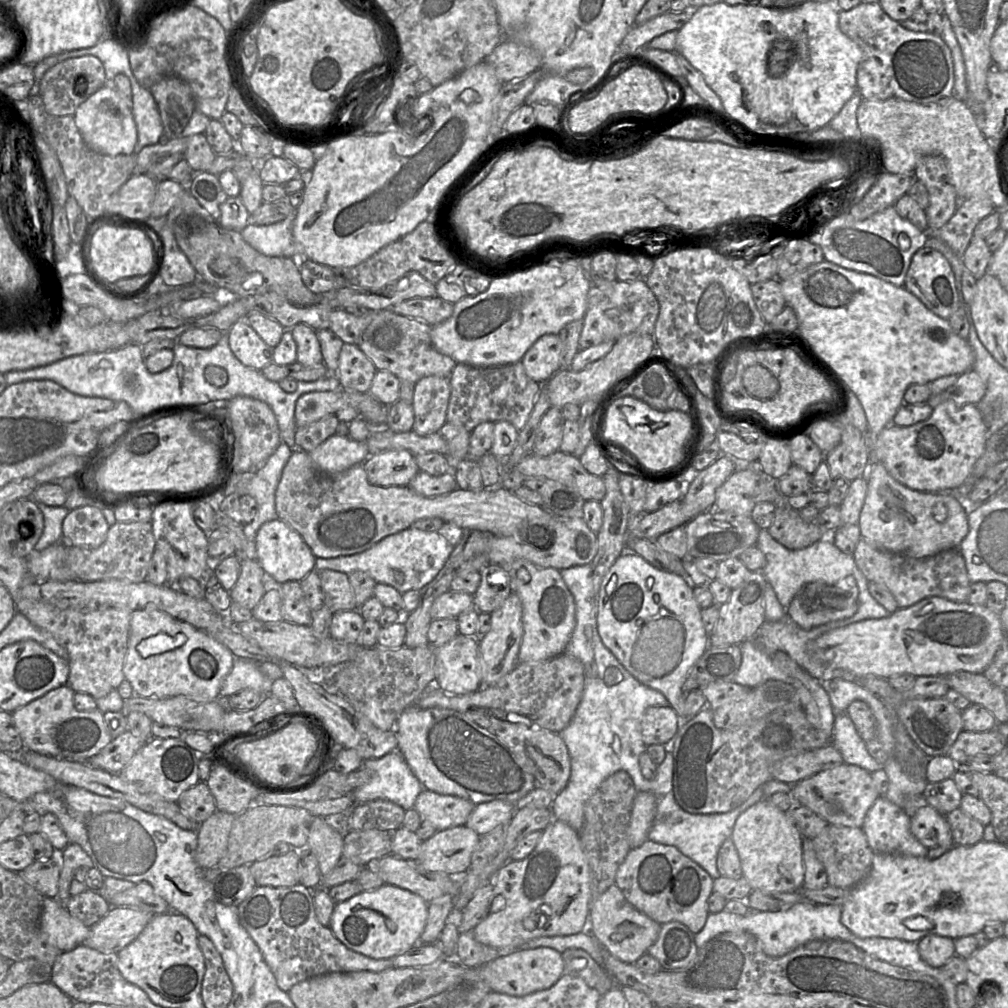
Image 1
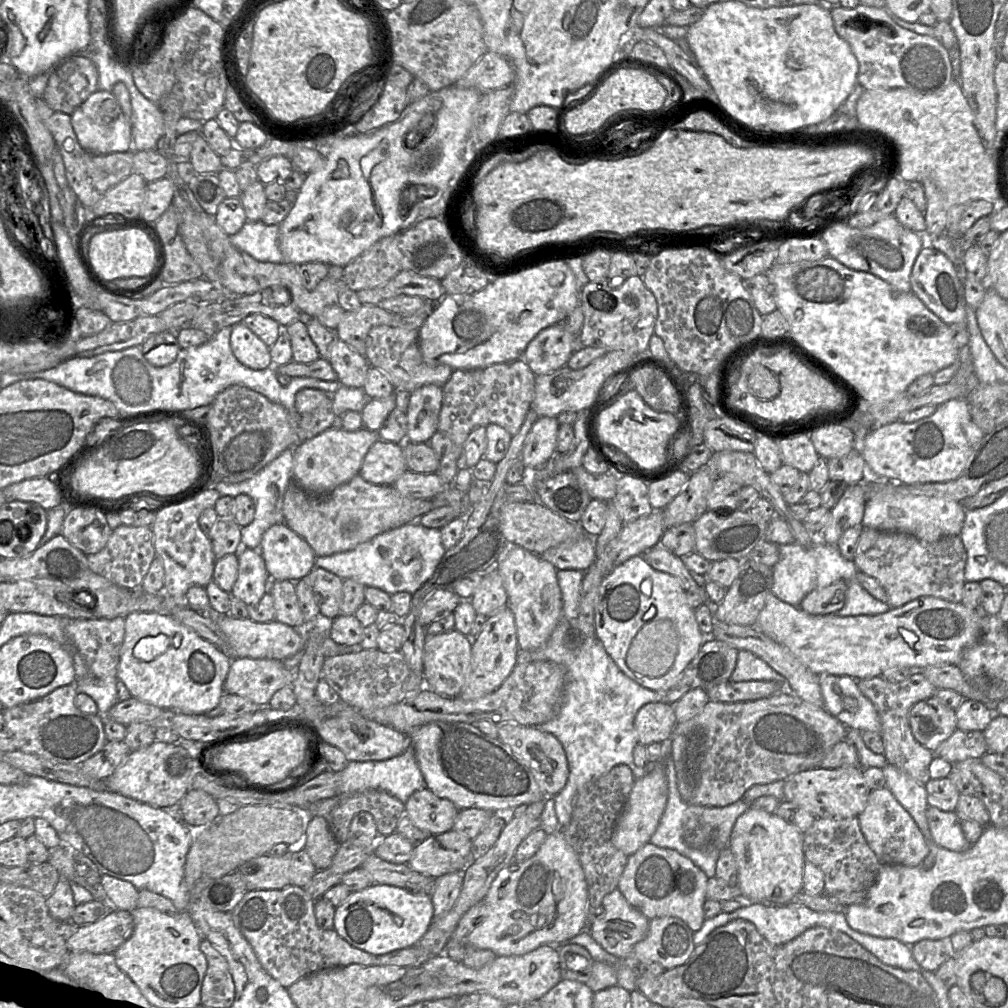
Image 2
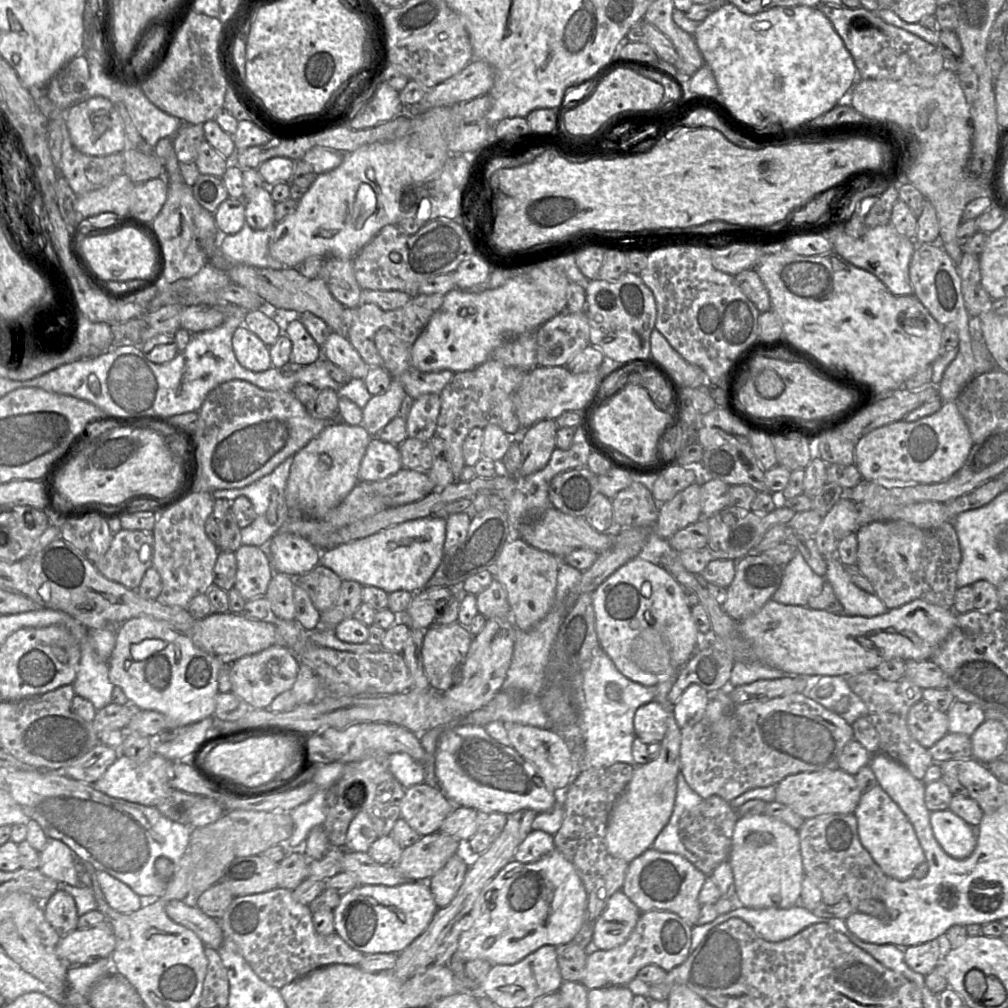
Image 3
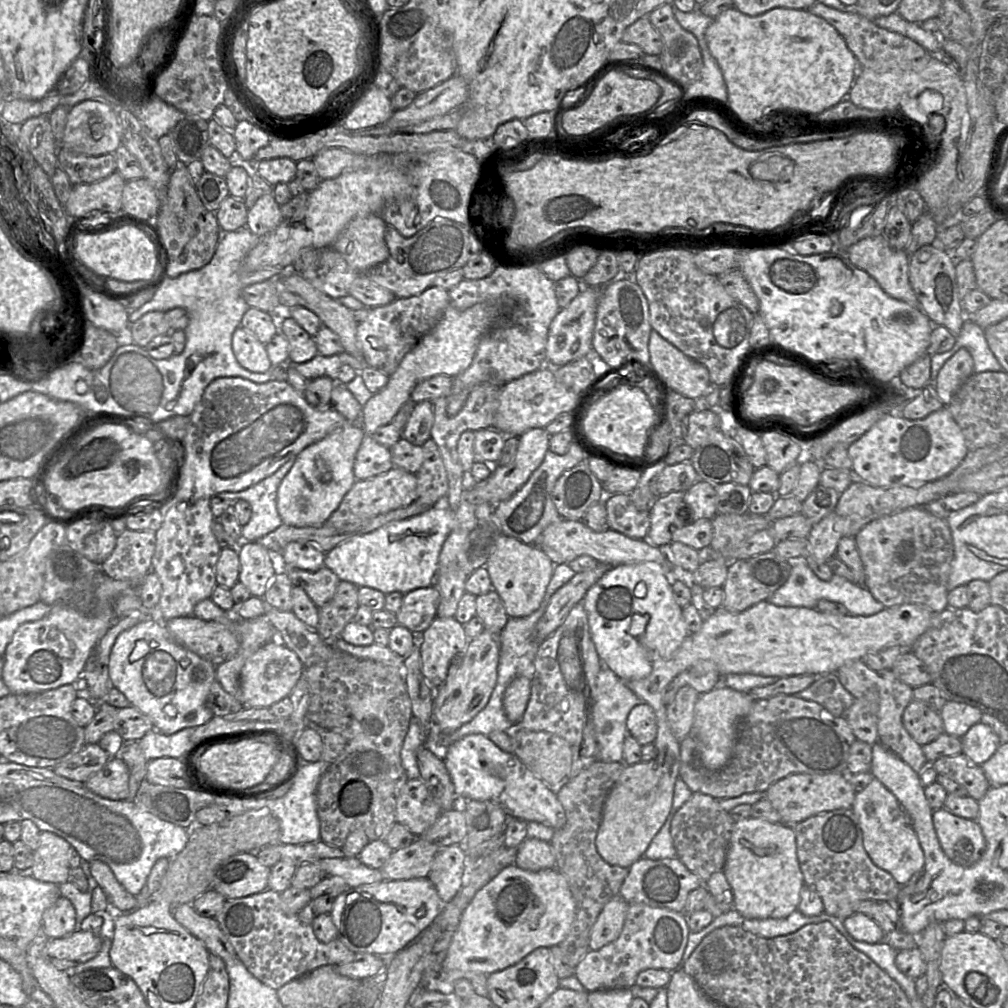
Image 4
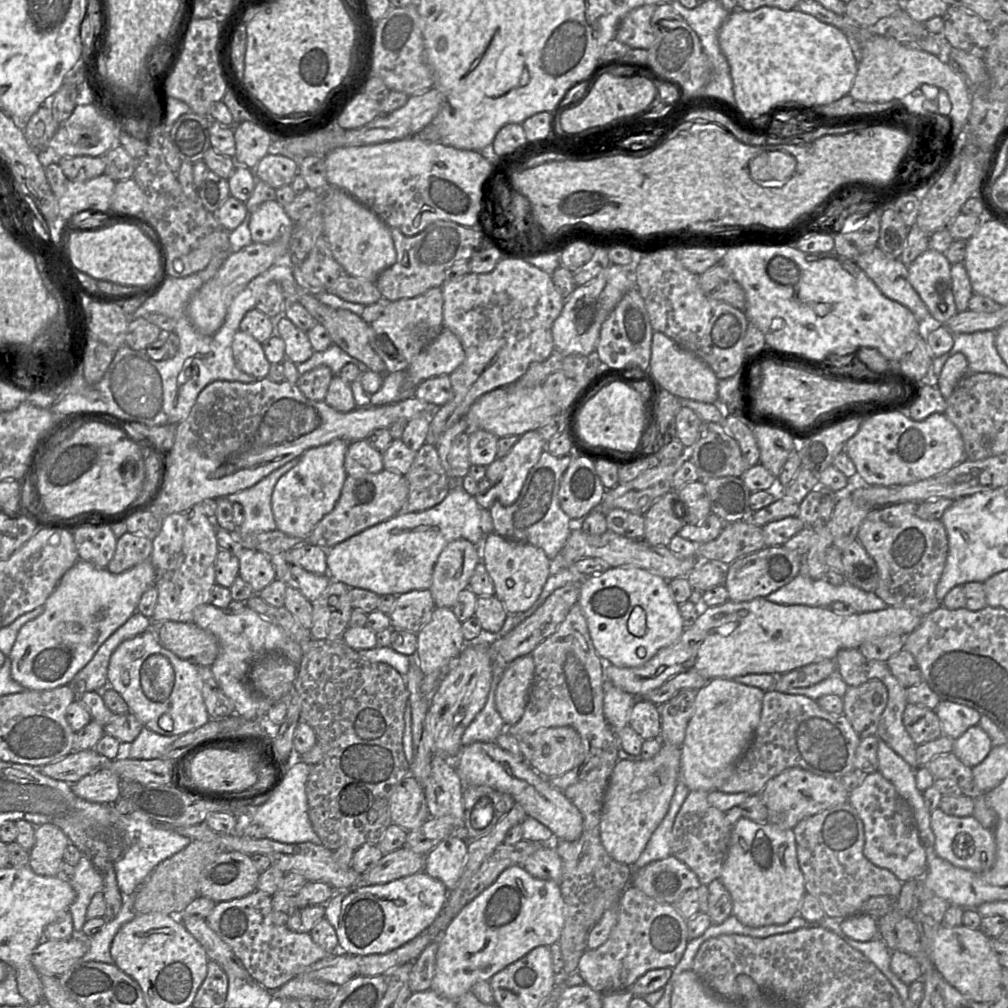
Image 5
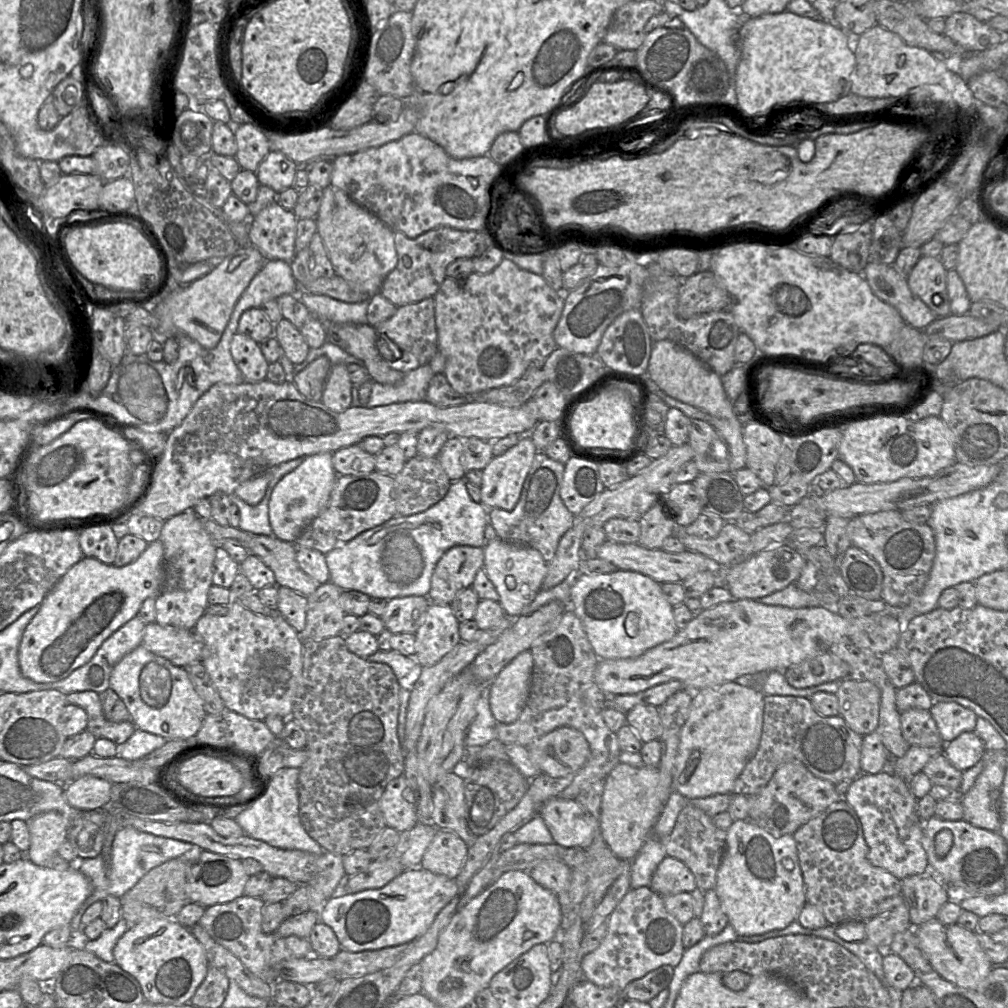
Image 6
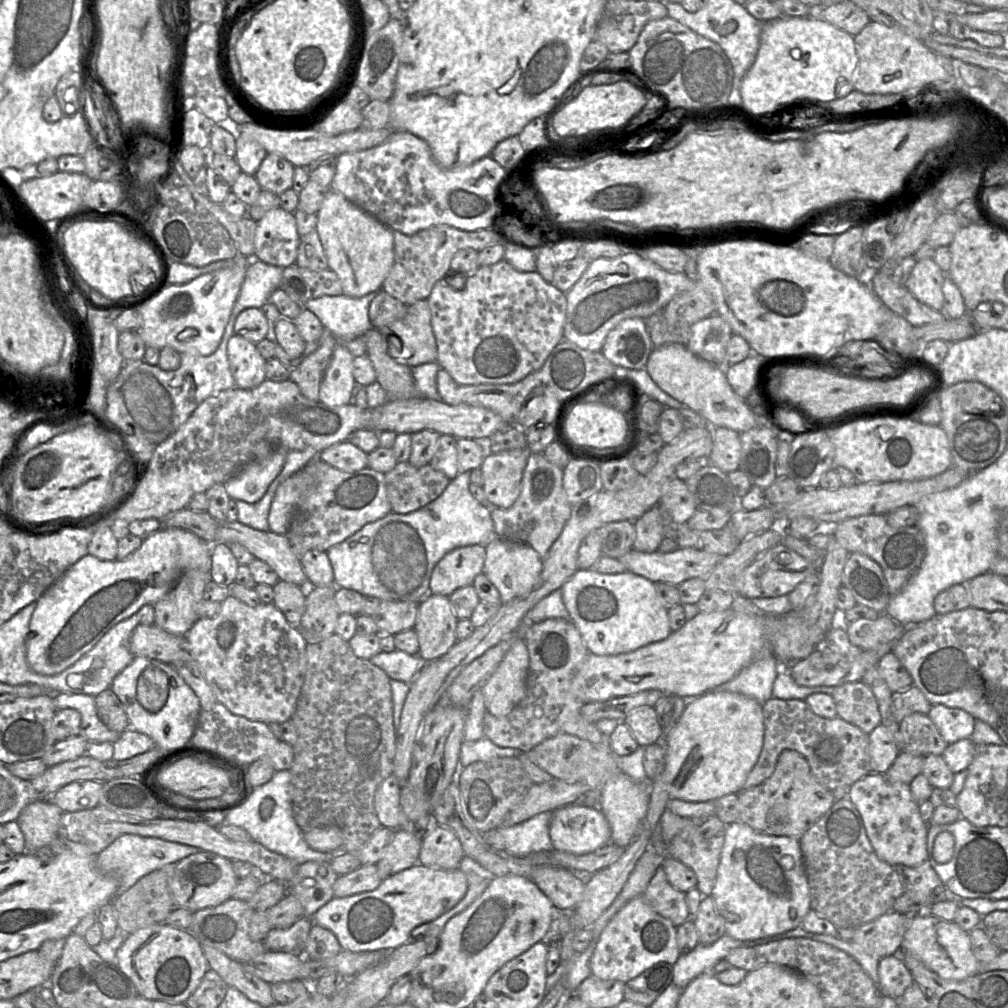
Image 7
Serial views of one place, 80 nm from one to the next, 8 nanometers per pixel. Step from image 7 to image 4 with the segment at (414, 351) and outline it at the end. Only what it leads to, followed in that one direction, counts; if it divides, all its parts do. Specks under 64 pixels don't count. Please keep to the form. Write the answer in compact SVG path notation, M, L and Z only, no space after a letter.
M430 286L419 295L396 298L388 305L370 308L367 317L358 323L356 333L363 362L392 375L404 357L436 326L449 305L449 291Z

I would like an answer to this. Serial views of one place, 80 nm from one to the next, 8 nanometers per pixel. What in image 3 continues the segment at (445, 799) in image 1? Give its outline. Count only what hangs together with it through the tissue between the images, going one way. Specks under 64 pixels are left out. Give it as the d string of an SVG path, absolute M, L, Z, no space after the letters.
M426 782L405 788L401 802L402 817L421 836L439 831L455 804L444 792Z

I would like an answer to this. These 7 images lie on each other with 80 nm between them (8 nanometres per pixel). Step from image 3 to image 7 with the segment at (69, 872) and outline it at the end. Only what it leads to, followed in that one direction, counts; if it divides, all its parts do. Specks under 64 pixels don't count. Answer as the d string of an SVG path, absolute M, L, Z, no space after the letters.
M36 800L22 809L17 822L25 838L26 852L49 846L59 836L64 811L50 800Z

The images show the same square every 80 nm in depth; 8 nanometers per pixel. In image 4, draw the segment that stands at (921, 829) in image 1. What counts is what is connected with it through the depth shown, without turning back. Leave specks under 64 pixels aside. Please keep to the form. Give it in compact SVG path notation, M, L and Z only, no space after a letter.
M941 808L933 811L932 821L940 846L950 860L964 867L979 861L986 841L977 820L953 815Z

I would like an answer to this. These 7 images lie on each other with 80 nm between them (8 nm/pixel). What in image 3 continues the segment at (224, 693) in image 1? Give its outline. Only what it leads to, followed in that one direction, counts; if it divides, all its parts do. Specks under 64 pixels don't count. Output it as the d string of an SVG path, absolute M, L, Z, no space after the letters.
M283 643L272 645L255 654L243 656L230 664L231 692L251 708L268 708L276 696L292 689L300 664L299 658Z

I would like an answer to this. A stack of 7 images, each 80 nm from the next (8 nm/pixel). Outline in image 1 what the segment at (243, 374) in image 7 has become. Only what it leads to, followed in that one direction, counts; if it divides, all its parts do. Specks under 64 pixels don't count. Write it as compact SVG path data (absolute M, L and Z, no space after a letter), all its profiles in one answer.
M246 319L236 321L227 335L232 353L243 365L262 370L273 363L274 348L261 339Z

